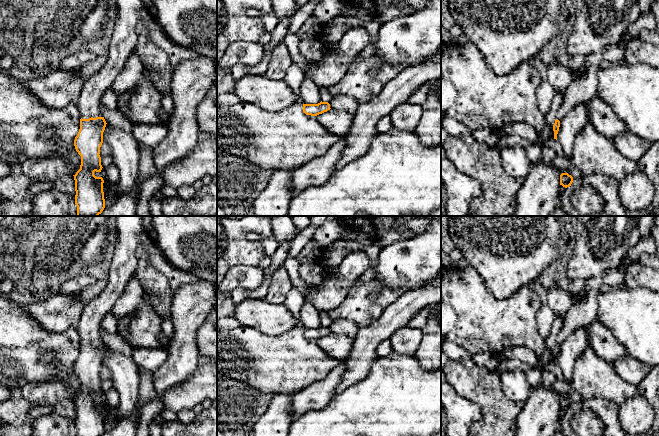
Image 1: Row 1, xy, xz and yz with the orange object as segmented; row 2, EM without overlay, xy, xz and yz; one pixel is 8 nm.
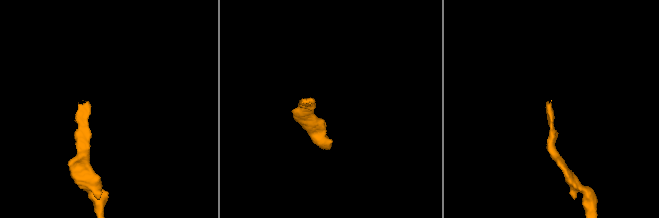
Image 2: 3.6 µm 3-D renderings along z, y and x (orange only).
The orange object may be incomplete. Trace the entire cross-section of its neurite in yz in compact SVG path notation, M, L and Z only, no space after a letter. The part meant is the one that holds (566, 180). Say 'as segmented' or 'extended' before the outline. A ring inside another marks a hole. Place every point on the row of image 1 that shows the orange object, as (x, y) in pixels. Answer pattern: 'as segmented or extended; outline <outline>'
as segmented; outline M562 173L560 175L560 185L562 185L563 187L567 188L571 186L572 182L573 182L573 177L568 173Z

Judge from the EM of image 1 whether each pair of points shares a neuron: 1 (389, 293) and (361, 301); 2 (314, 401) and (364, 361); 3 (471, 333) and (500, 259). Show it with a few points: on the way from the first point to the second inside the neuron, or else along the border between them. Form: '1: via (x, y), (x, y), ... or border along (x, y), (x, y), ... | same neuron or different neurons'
1: via (382, 300), (380, 302), (368, 302) | same neuron
2: border along (346, 360), (346, 368), (332, 397) | different neurons
3: border along (476, 270), (497, 298), (511, 295) | different neurons

